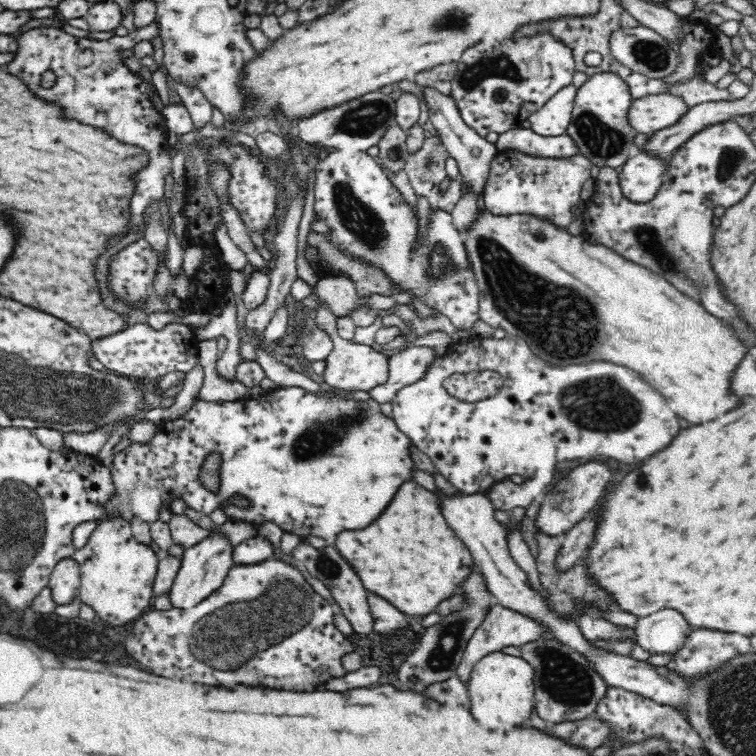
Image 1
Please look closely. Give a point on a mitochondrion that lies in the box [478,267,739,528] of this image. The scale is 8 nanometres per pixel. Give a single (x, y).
(602, 403)

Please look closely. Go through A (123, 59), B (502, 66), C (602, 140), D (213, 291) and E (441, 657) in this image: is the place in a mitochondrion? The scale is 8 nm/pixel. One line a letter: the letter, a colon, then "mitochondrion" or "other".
A: other
B: mitochondrion
C: mitochondrion
D: other
E: mitochondrion

